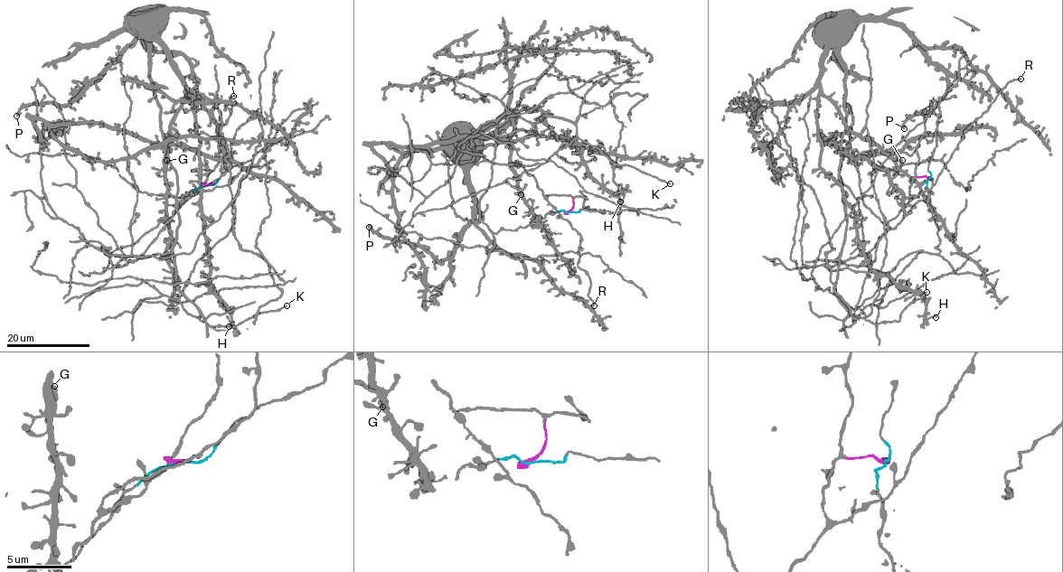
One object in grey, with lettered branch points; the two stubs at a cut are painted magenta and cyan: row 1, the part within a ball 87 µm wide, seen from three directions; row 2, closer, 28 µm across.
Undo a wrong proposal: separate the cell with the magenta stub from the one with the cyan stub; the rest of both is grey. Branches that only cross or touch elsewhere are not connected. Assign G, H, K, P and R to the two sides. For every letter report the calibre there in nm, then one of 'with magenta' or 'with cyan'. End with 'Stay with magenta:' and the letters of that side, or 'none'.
G: 440 nm thick; with cyan
H: 200 nm thick; with cyan
K: 140 nm thick; with cyan
P: 190 nm thick; with cyan
R: 180 nm thick; with magenta
Stay with magenta: R

